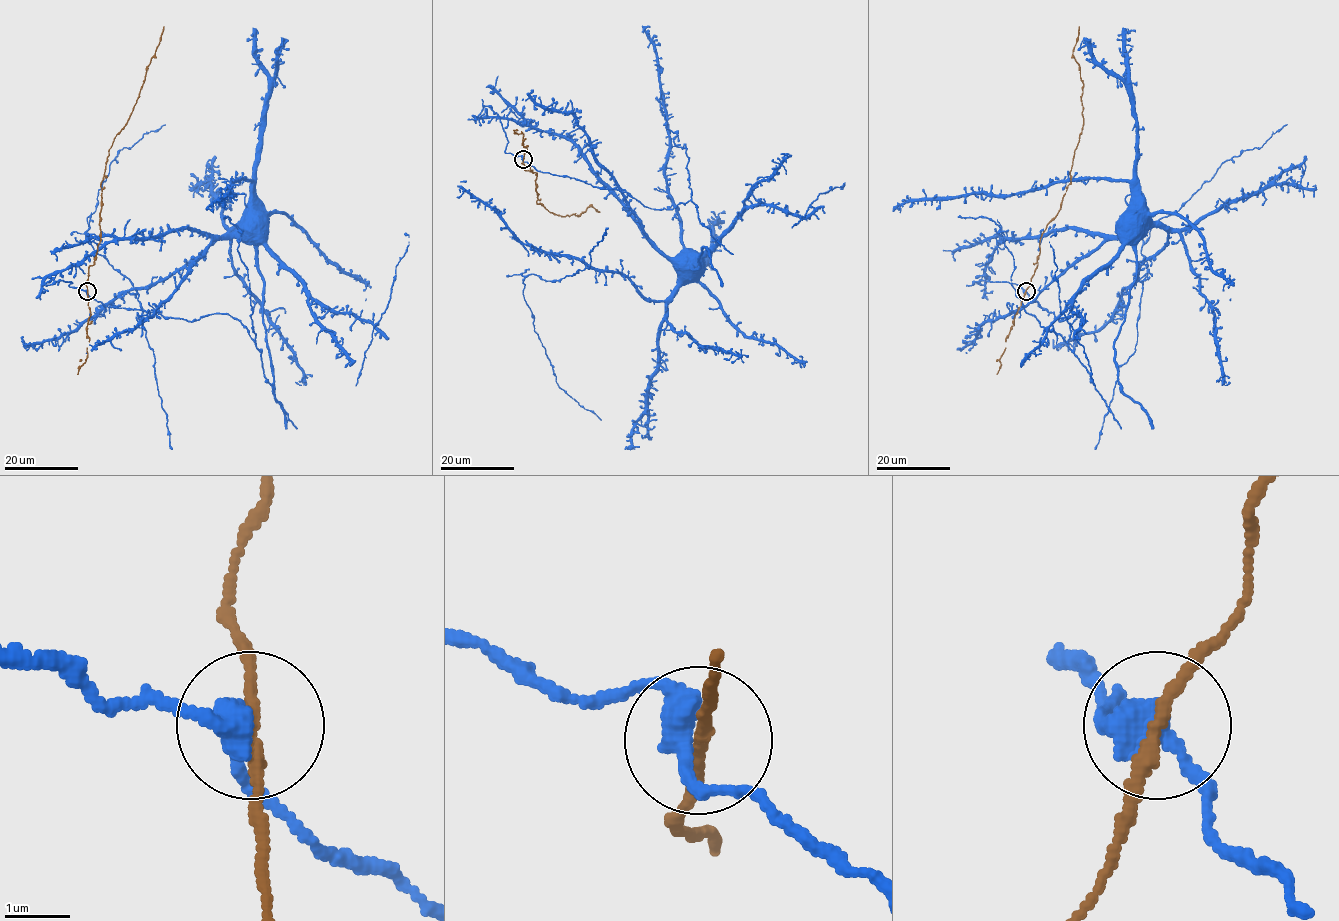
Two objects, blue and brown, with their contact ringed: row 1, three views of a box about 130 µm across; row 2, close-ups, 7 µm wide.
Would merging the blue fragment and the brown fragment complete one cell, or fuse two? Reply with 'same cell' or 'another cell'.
same cell

